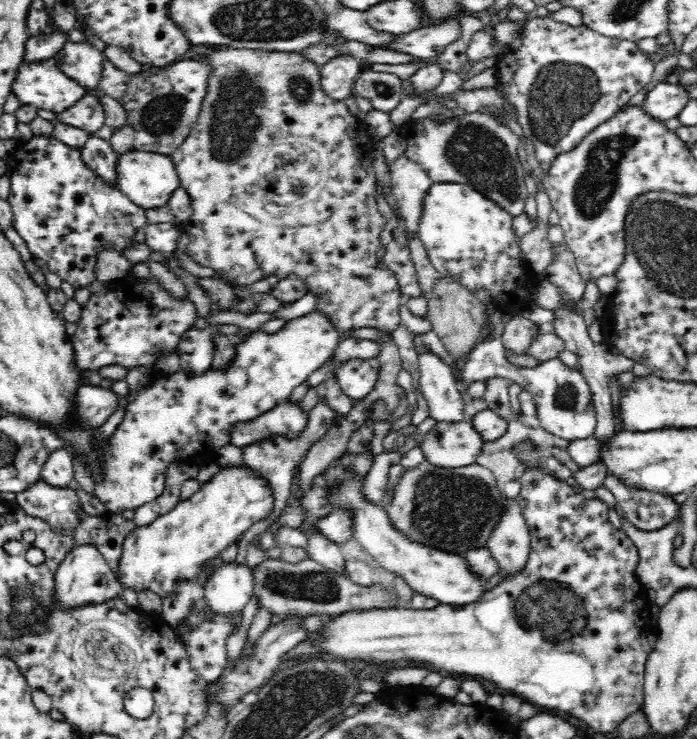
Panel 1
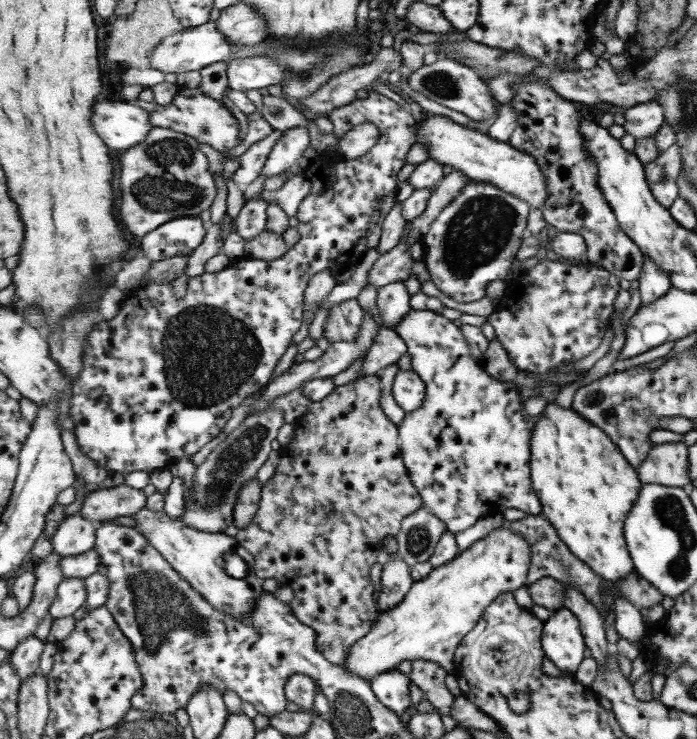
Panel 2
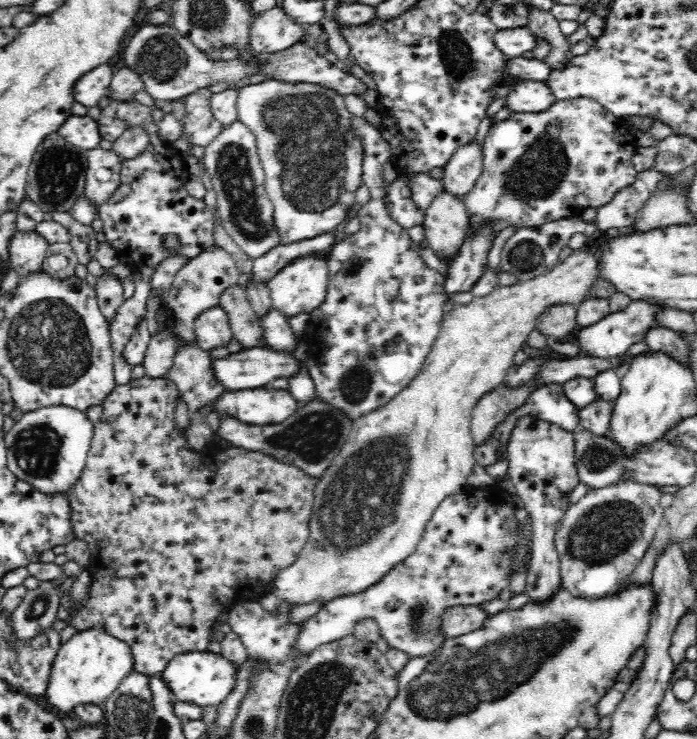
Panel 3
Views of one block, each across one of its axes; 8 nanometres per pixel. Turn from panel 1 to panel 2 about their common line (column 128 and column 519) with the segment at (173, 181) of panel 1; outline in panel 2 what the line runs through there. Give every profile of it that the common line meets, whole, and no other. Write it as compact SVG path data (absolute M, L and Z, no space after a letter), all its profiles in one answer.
M427 113L427 117L419 122L416 134L417 142L425 143L431 149L431 159L462 170L477 182L494 184L501 190L526 200L535 209L546 205L550 195L548 178L533 155L513 148L508 142L491 138L487 132L463 127L444 115Z

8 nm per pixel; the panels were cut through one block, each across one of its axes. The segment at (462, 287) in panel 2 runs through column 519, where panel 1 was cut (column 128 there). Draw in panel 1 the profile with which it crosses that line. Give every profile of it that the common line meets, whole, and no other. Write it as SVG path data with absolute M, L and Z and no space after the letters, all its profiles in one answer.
M52 135L33 136L22 145L28 152L28 161L13 158L6 160L11 183L7 201L13 208L13 228L25 240L33 258L44 260L48 272L56 273L62 281L75 287L86 287L96 279L98 255L106 249L118 251L120 255L136 241L143 241L146 229L146 208L132 202L114 182L108 182L95 173L84 162L81 149L68 146Z

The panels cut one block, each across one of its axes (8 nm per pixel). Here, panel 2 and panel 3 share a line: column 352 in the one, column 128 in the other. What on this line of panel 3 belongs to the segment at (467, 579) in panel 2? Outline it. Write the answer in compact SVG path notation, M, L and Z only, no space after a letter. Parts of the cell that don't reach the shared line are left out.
M90 628L84 632L77 632L61 644L60 650L52 662L48 684L45 688L46 704L65 715L74 712L74 708L80 705L103 706L105 700L115 692L119 682L132 670L133 658L129 652L129 646L125 642L108 636L101 628Z

